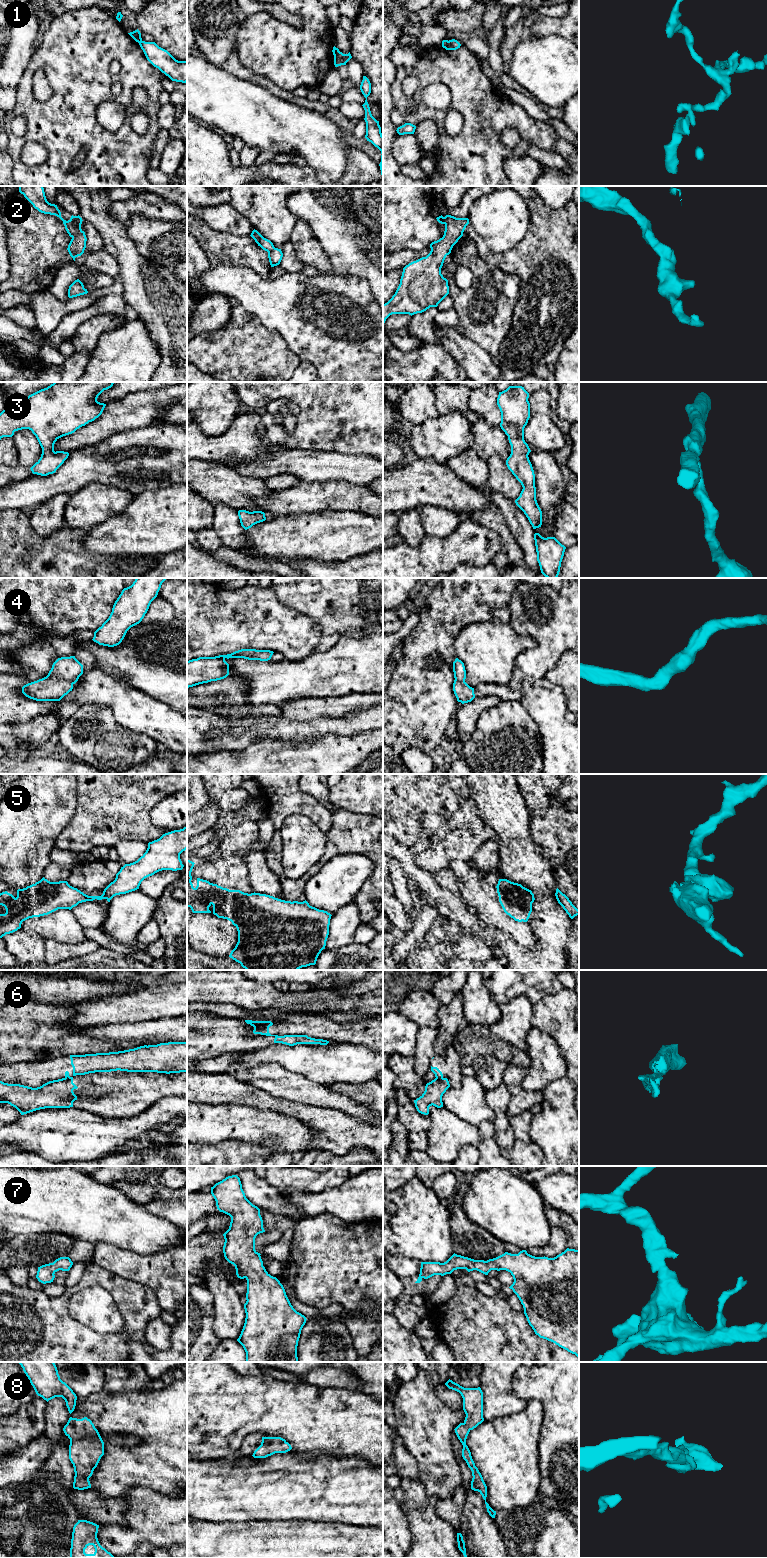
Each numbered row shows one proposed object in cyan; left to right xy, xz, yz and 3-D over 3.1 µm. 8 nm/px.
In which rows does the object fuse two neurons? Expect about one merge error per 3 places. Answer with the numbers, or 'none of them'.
1, 2, 6

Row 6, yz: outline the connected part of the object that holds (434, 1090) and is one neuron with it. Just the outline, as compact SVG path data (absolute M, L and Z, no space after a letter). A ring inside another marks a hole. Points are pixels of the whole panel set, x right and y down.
M435 1078L425 1086L424 1093L414 1100L417 1111L421 1114L428 1115L429 1107L443 1107L442 1096L450 1087L447 1078Z

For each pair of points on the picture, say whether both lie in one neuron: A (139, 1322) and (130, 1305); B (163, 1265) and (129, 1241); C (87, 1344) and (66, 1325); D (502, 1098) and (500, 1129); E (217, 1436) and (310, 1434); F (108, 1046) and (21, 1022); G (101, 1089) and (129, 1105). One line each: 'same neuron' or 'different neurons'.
A: same neuron
B: different neurons
C: same neuron
D: same neuron
E: same neuron
F: same neuron
G: same neuron

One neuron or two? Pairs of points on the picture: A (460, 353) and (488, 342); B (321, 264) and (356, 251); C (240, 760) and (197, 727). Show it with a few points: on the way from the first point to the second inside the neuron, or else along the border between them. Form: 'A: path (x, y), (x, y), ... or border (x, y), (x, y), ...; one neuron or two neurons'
A: border (459, 332), (480, 346), (494, 363); two neurons
B: border (317, 241), (327, 255), (330, 264), (329, 270); two neurons
C: border (251, 745), (240, 750), (218, 750), (205, 753); two neurons

